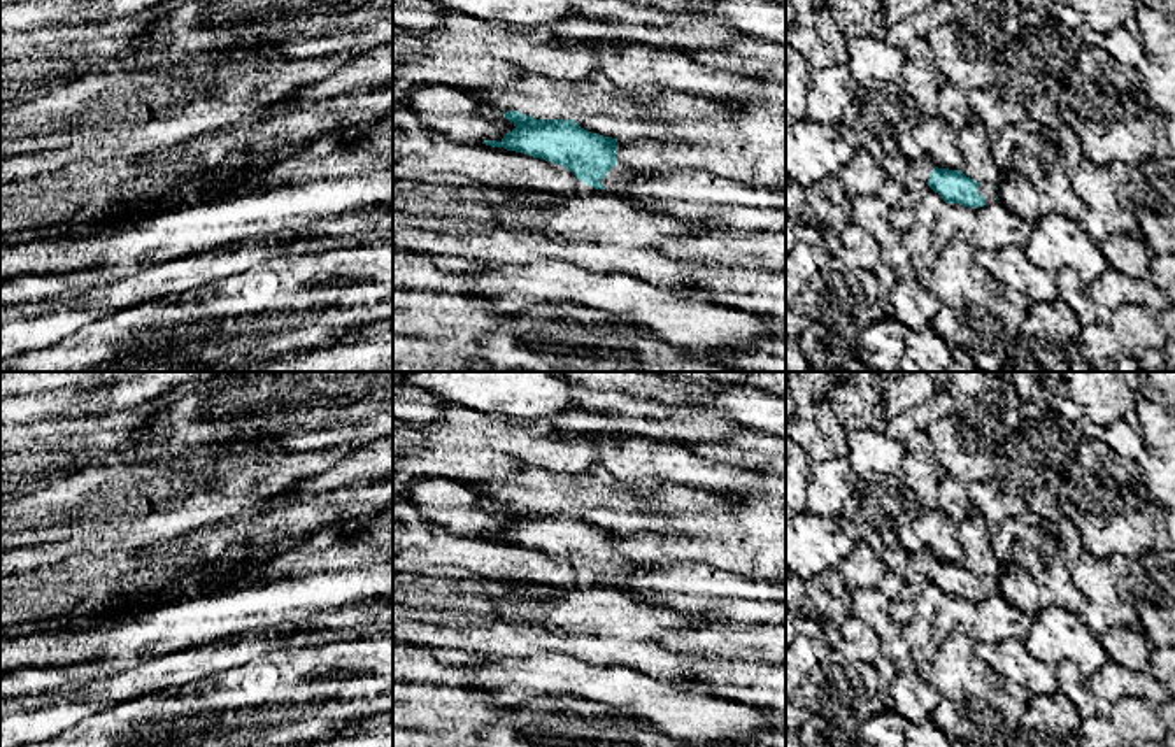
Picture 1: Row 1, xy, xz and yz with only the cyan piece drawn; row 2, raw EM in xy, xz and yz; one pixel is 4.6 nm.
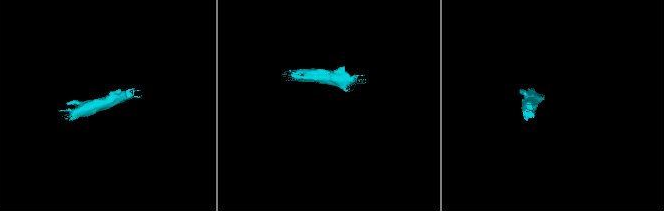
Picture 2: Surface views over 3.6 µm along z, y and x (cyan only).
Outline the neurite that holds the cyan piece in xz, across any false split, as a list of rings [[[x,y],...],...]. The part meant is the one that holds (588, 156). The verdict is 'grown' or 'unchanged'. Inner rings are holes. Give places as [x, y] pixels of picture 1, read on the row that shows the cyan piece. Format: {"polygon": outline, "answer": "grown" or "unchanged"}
{"polygon": [[[517,110],[502,112],[516,128],[500,142],[484,140],[491,147],[524,153],[570,170],[580,182],[595,189],[616,189],[638,172],[616,165],[616,139],[591,133],[575,119],[537,119]]], "answer": "grown"}

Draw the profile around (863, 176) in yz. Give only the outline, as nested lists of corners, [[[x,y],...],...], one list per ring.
[[[861,147],[856,149],[852,161],[837,177],[851,202],[877,195],[887,179],[882,165]]]

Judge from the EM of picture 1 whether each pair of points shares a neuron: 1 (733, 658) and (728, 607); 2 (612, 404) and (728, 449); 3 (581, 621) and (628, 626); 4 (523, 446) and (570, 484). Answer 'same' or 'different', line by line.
1: different
2: different
3: same
4: different

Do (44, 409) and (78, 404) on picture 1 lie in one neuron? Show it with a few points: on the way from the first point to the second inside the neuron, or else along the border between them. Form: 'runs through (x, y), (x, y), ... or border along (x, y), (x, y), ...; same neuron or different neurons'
border along (64, 393), (69, 416), (109, 414); different neurons

